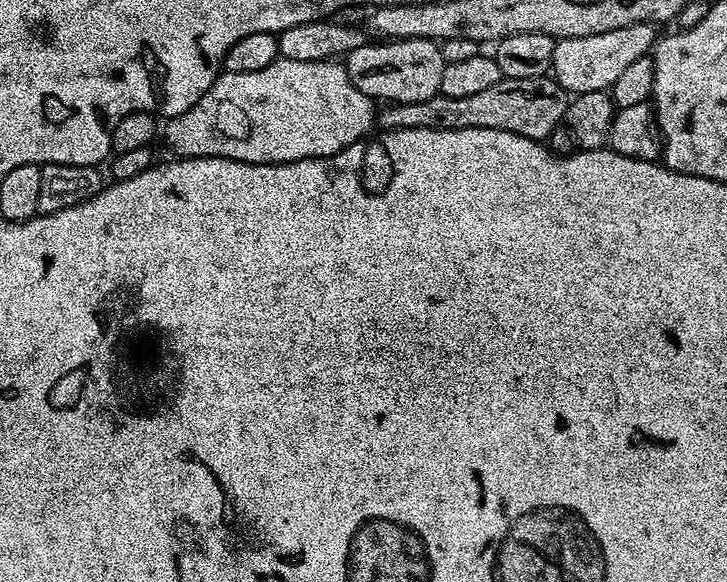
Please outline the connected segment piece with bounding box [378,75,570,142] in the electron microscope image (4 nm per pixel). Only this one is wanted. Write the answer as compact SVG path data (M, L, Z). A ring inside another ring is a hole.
M551 75L538 78L503 78L494 86L489 86L478 94L470 94L467 98L450 98L435 95L422 102L409 104L392 104L384 106L378 112L378 124L381 129L393 128L449 128L450 130L466 130L481 128L482 130L506 130L510 134L518 134L522 138L547 141L552 131L559 129L564 122L568 109L569 93Z

